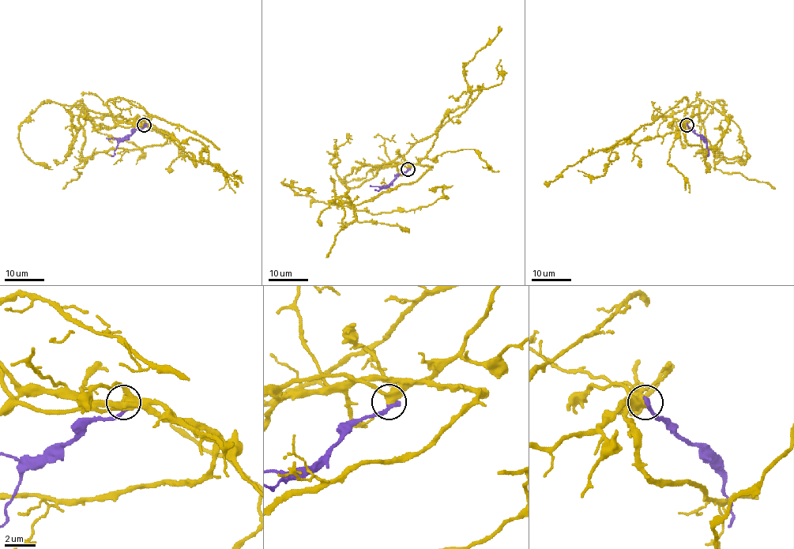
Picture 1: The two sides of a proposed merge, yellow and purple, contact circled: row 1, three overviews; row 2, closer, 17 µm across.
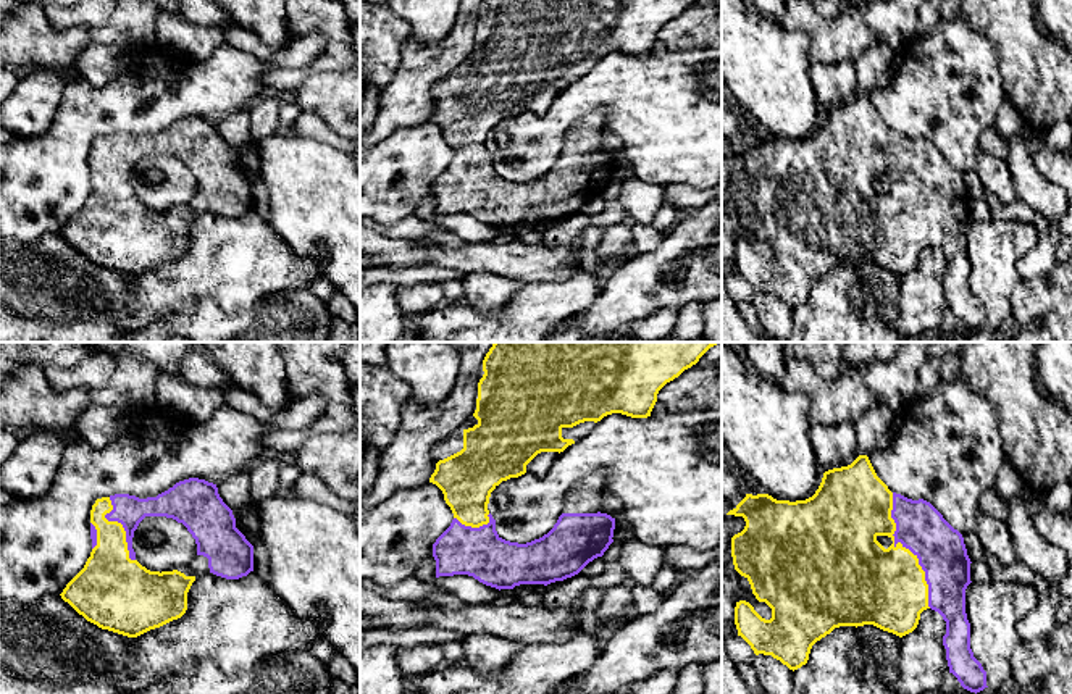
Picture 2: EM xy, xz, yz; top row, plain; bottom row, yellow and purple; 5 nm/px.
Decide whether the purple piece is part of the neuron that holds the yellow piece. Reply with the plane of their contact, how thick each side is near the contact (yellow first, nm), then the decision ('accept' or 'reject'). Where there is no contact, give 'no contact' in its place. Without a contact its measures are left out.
yz | 400/240 nm | accept

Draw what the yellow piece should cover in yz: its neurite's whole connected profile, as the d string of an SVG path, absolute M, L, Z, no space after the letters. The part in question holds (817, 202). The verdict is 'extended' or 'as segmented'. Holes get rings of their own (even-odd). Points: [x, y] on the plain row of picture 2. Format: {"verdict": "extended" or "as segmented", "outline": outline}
{"verdict": "extended", "outline": "M867 94L851 103L823 111L815 132L806 139L777 139L768 132L746 132L727 153L743 155L746 165L731 176L735 208L744 215L759 240L772 247L772 257L762 257L754 245L739 239L735 263L756 294L772 294L789 308L807 302L812 284L840 265L873 263L899 276L912 271L927 247L946 260L943 284L949 311L970 331L986 324L986 310L970 287L970 261L965 252L965 228L970 219L970 197L962 173L927 139L912 139L891 131L877 115Z"}

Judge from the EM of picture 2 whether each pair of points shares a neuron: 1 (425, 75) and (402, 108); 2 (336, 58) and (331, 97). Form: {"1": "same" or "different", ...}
{"1": "same", "2": "different"}

